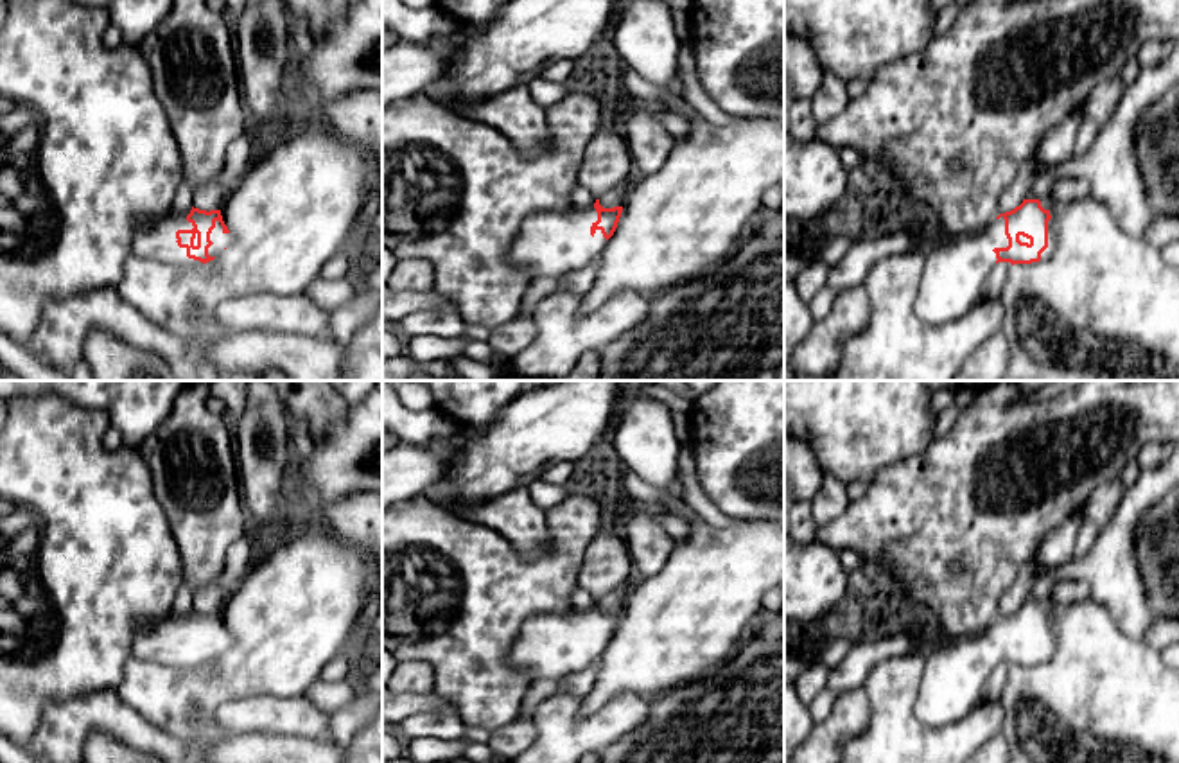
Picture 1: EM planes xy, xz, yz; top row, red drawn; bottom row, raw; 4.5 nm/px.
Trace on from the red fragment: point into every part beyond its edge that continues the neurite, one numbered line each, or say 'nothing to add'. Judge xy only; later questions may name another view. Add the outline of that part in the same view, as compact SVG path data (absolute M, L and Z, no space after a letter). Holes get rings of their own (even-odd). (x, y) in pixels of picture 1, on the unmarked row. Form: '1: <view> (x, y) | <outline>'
1: xy (219, 641) | M215 623L215 630L210 636L210 643L214 646L208 650L208 657L217 659L233 645L233 639L230 636L224 636L221 625Z
2: xy (155, 643) | M169 612L165 618L145 625L135 636L131 657L147 662L158 662L162 666L172 666L183 671L199 671L203 664L188 661L187 650L178 648L176 634L192 632L192 625L185 616L174 616Z

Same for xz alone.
1: xz (553, 647) | M571 609L565 614L537 614L520 628L506 662L533 680L558 680L581 673L603 659L607 641L590 636L598 614Z

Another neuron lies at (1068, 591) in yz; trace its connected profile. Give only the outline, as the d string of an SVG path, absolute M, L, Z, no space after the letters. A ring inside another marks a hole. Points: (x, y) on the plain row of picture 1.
M1064 580L1050 589L1050 598L1062 605L1073 605L1089 598L1089 587L1084 582Z

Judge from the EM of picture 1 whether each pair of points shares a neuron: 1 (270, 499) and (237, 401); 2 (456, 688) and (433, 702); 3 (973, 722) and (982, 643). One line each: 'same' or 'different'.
1: different
2: different
3: different

